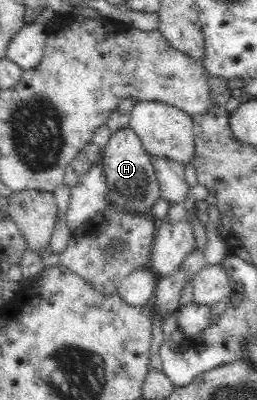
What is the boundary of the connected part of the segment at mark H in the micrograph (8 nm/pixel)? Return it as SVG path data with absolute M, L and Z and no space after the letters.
M129 125L111 133L108 144L102 150L102 168L106 177L108 202L129 213L149 215L153 205L160 199L160 185L151 156Z

